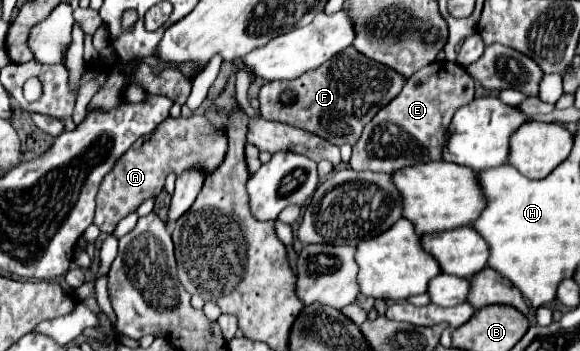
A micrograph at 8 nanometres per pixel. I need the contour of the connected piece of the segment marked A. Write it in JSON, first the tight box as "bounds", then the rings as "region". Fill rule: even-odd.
{"bounds":[93,116,227,234],"region":[[[205,116],[191,118],[165,118],[149,136],[139,138],[115,164],[115,168],[103,178],[97,192],[97,212],[93,224],[99,226],[101,232],[111,234],[119,220],[123,220],[131,210],[135,210],[145,198],[155,196],[163,190],[165,176],[175,172],[177,176],[193,166],[201,164],[207,172],[213,172],[227,152],[227,138],[217,130],[209,128]]]}

